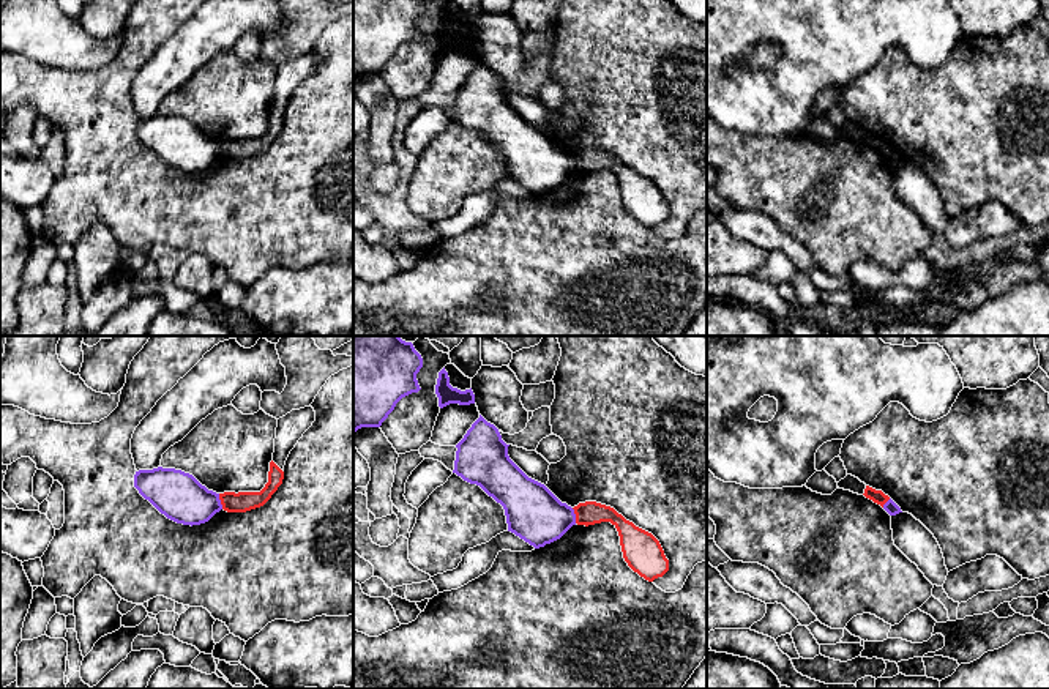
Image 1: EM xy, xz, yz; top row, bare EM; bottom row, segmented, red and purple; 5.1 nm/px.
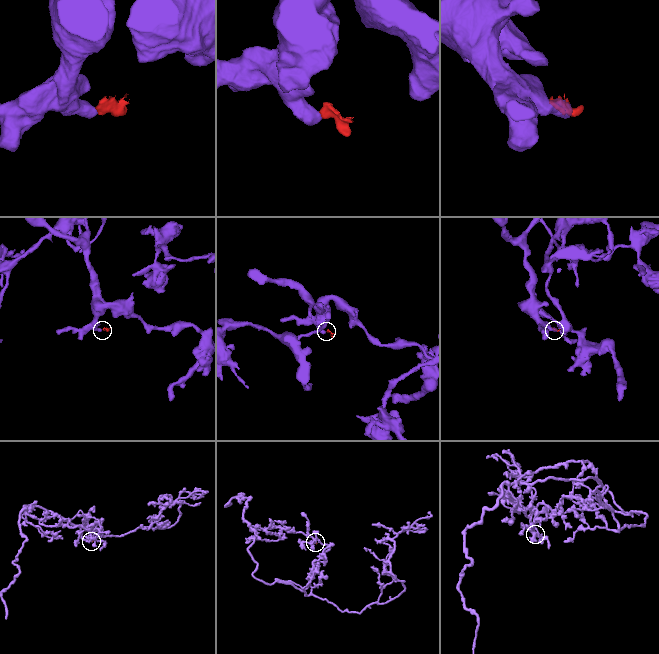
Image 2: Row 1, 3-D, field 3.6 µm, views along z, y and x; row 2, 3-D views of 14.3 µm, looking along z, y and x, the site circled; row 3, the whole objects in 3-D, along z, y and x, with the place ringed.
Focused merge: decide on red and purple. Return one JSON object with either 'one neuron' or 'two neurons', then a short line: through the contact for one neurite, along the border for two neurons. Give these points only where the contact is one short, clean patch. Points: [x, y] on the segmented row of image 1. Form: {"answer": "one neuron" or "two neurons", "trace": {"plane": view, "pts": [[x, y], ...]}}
{"answer": "two neurons", "trace": {"plane": "xy", "pts": [[218, 494], [223, 508]]}}

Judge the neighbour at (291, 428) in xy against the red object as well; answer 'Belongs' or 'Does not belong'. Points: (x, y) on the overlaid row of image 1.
Belongs

